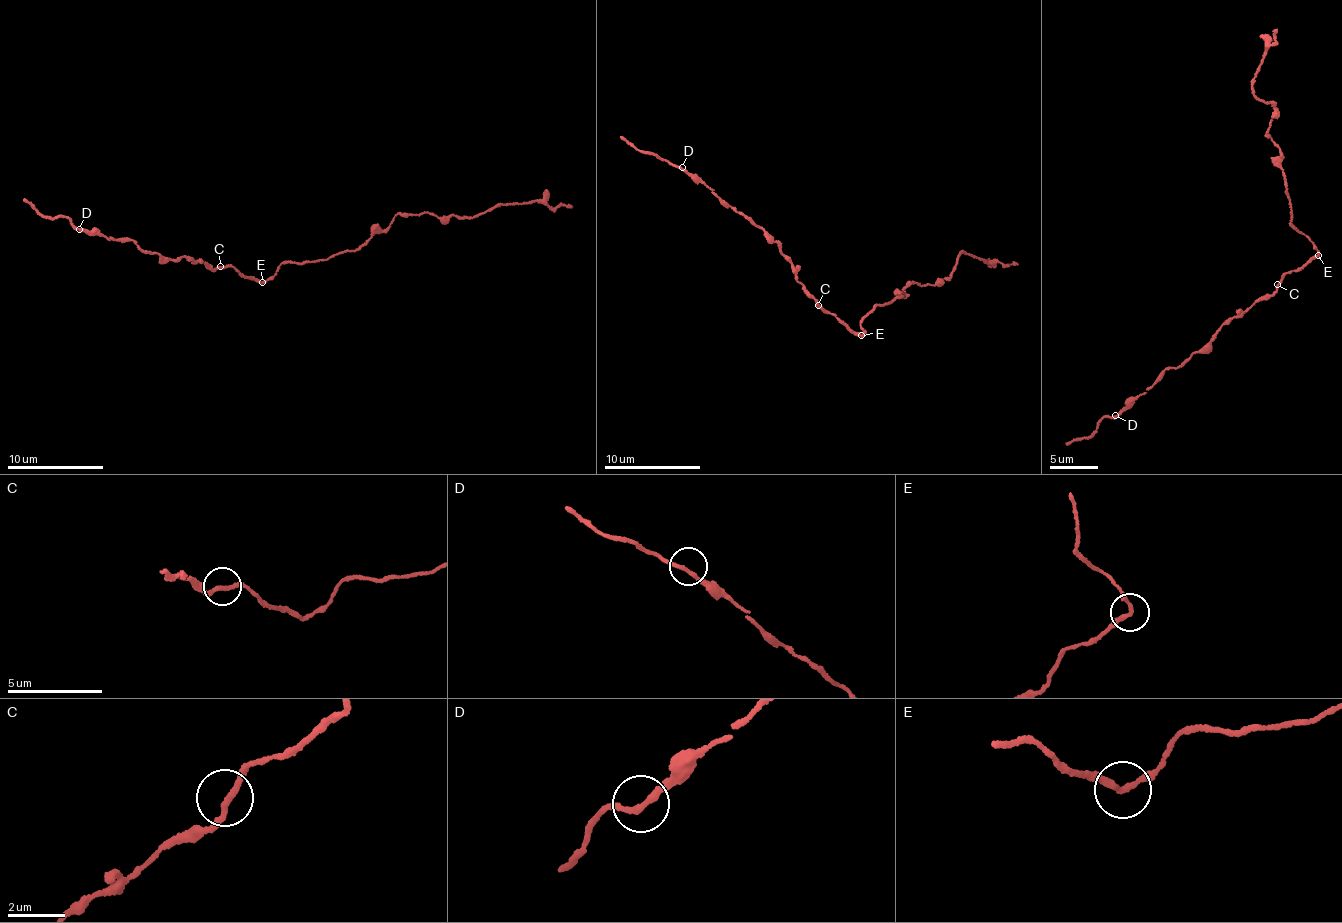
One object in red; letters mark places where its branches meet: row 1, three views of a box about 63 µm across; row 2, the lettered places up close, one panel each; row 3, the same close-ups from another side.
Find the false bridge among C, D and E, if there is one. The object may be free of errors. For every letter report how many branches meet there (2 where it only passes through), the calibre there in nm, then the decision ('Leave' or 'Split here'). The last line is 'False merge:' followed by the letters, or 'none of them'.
C: Branches: 2. Thickness 200 nm. Leave
D: Branches: 2. Thickness 200 nm. Leave
E: Branches: 2. Thickness 220 nm. Split here
False merge: E

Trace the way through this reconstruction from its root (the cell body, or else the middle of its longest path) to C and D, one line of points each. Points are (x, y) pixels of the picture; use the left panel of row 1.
C: (255, 280), (240, 275), (234, 267), (220, 266)
D: (255, 280), (226, 264), (212, 269), (182, 255), (173, 261), (137, 248), (125, 237), (109, 239), (79, 229)

